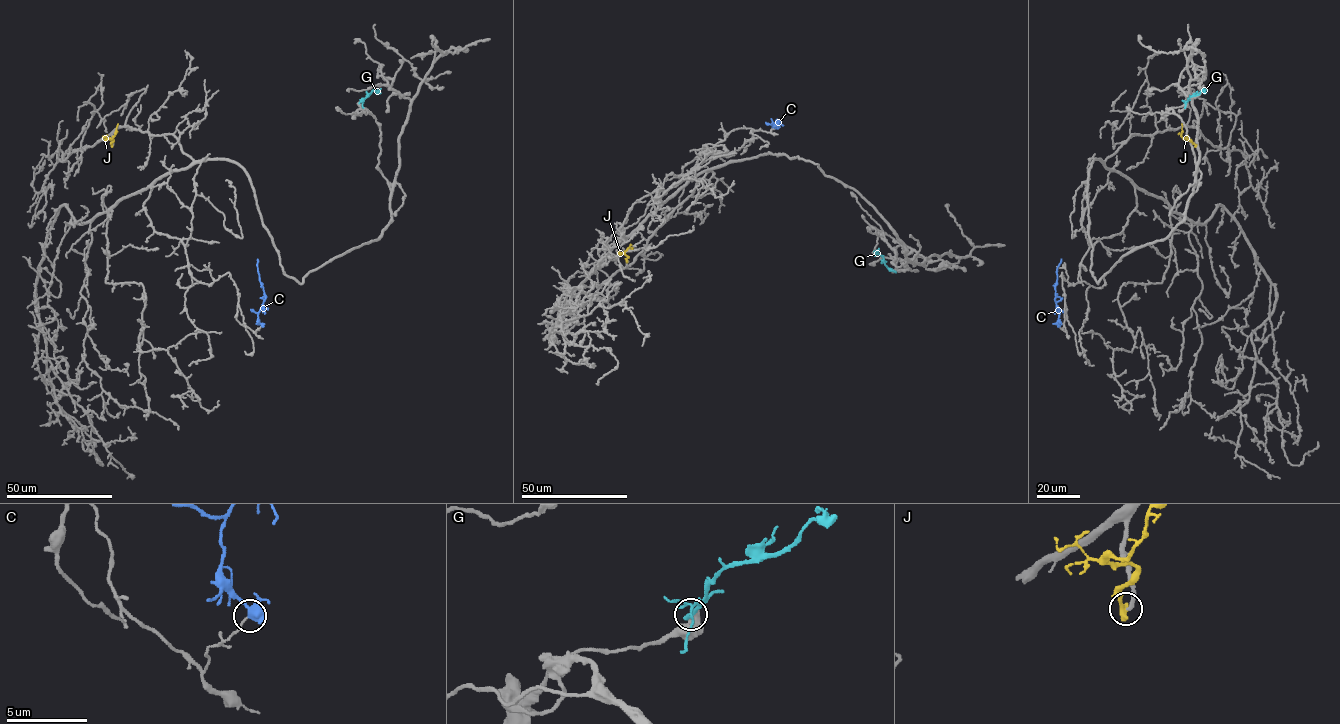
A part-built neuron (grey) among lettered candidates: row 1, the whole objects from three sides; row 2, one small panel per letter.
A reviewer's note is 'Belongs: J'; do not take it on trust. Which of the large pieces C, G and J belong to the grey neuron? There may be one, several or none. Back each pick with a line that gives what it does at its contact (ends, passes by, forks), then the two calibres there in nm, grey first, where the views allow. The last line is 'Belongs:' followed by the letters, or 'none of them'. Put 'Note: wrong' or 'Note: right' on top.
Note: wrong
Belongs: none of them

